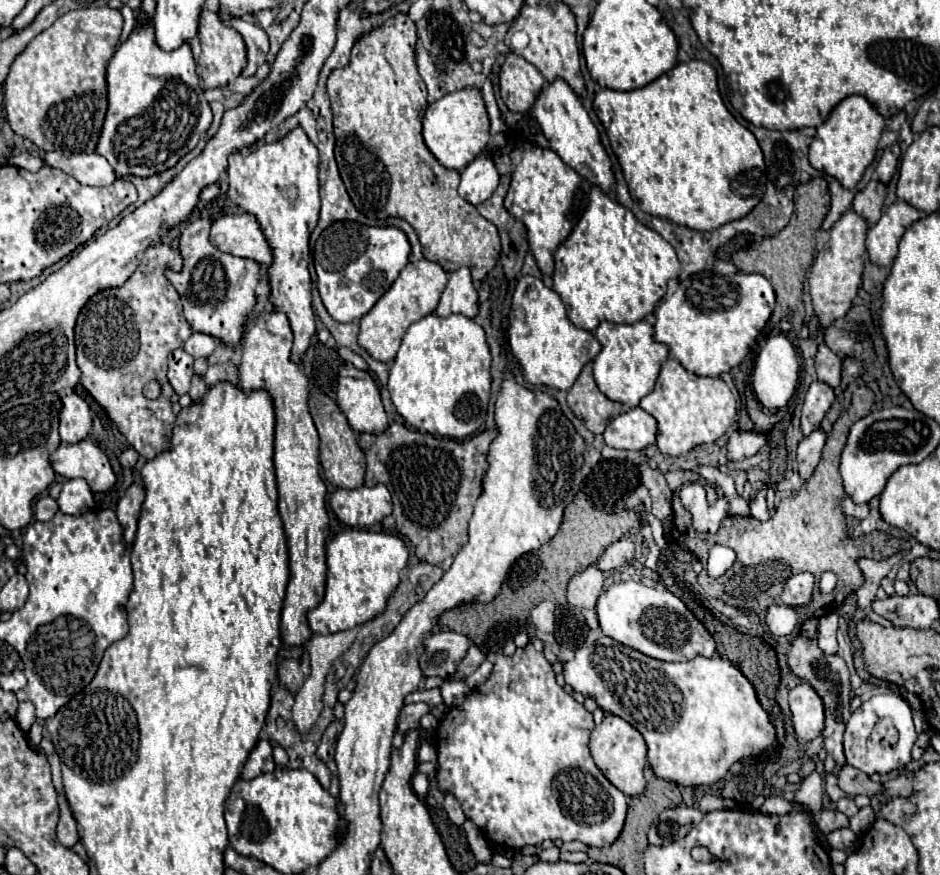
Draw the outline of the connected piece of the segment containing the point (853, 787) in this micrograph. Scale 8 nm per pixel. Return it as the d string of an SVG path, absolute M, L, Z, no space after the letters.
M844 766L838 772L838 784L840 788L848 794L848 796L858 796L858 794L866 794L866 796L874 796L878 792L884 790L882 784L872 782L864 772L852 768L852 766Z

